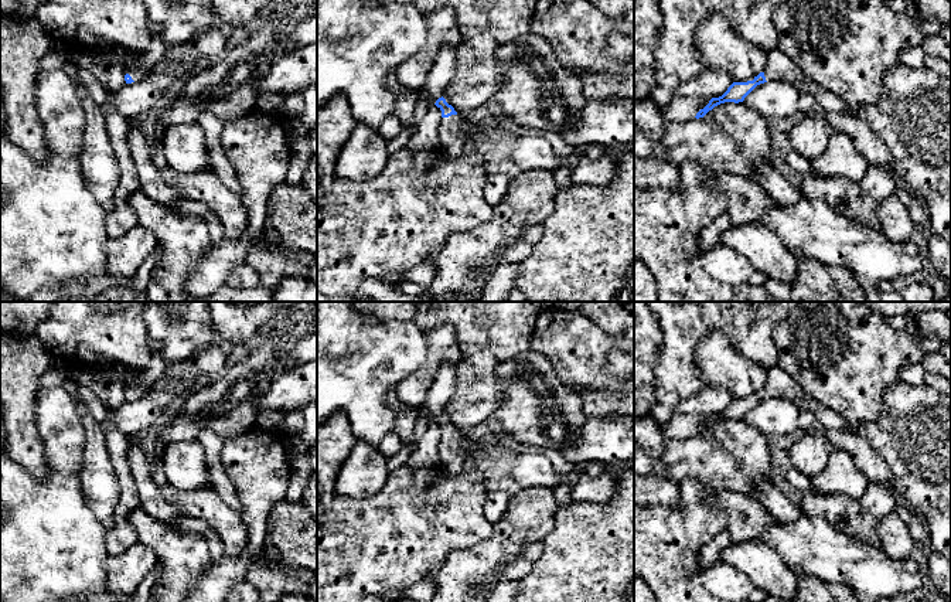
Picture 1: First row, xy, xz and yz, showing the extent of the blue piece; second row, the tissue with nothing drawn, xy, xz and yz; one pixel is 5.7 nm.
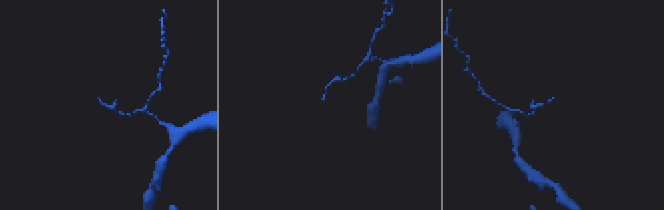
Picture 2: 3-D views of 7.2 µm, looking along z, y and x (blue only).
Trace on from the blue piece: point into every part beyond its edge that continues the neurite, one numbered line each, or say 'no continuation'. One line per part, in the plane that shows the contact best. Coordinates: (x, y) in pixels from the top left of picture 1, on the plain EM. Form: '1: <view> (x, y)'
1: xz (452, 446)

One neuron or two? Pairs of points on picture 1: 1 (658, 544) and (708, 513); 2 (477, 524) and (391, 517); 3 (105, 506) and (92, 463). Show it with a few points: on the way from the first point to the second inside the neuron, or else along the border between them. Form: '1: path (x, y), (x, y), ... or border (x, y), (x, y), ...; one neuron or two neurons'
1: path (671, 537), (695, 521); one neuron
2: path (456, 520), (452, 517), (412, 517); one neuron
3: path (101, 496), (96, 473); one neuron

